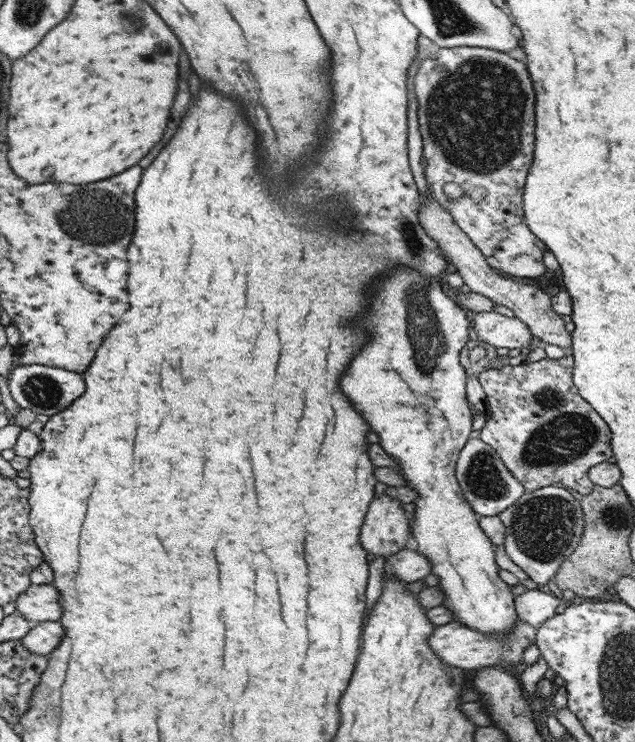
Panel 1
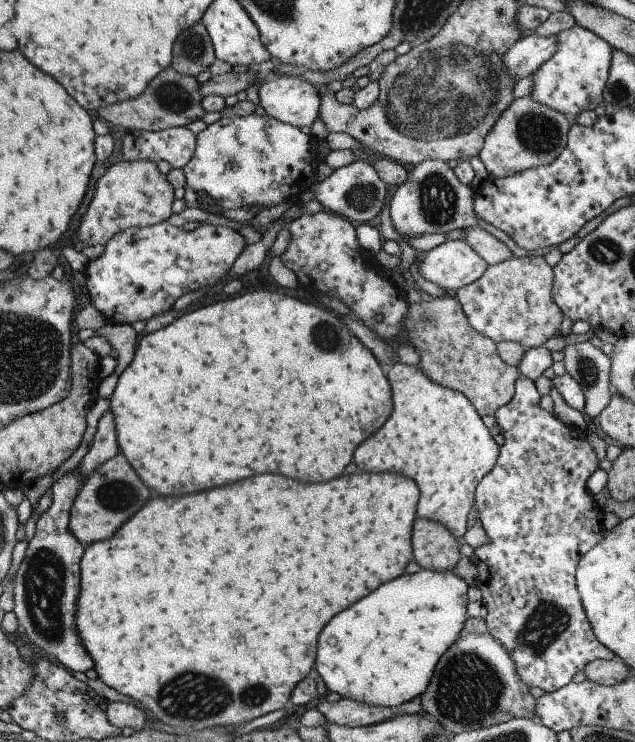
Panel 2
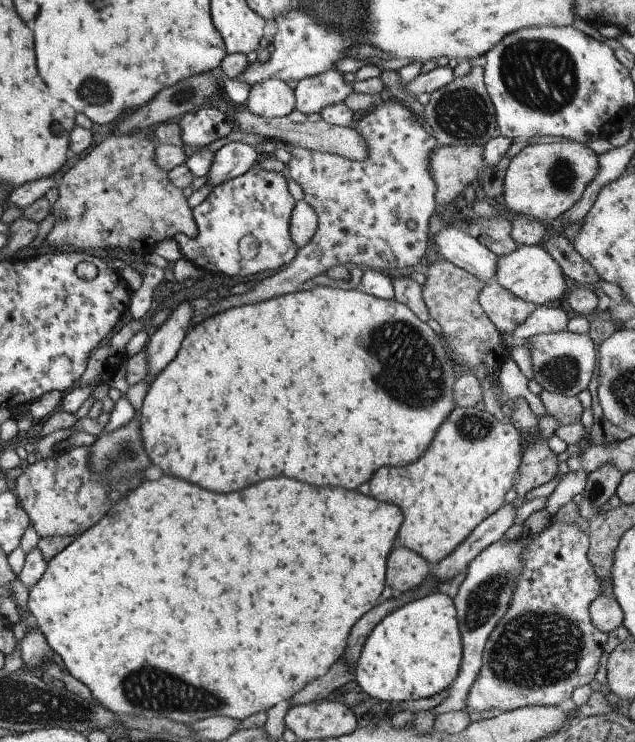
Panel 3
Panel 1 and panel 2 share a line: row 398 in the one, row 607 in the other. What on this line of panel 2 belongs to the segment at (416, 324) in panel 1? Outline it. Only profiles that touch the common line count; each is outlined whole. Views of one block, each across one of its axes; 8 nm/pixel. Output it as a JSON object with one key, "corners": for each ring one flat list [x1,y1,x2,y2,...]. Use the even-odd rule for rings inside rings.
{"corners":[[421,569,415,574,403,574,379,586,373,594,355,602,323,626,317,638,315,673,319,676,321,692,334,692,341,699,367,706,395,707,408,702,427,687,441,654,457,640,467,616,467,584,451,571]]}

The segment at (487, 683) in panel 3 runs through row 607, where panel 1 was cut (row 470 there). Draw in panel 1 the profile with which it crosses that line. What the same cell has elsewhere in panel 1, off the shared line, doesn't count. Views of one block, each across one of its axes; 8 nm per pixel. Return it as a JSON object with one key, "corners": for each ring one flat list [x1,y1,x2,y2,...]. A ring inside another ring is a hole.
{"corners":[[567,351,559,360,549,360,547,358,539,360,538,362,527,363,523,362,519,366,509,366,505,365,500,367,498,370,487,369,484,372,481,372,477,378,483,393,485,393,484,404,486,405,486,418,485,426,479,430,479,439,481,439,485,444,488,444,495,450,498,454,499,459,504,464,509,473,523,485,525,490,538,490,541,487,555,485,566,490,575,490,575,492,580,495,590,494,591,489,594,487,594,484,589,480,588,470,599,464,601,462,607,461,610,456,613,456,613,452,610,448,610,433,608,427,603,422,602,418,593,410,593,408,584,402,580,395,577,393,577,390,573,387,572,384,572,355]]}

